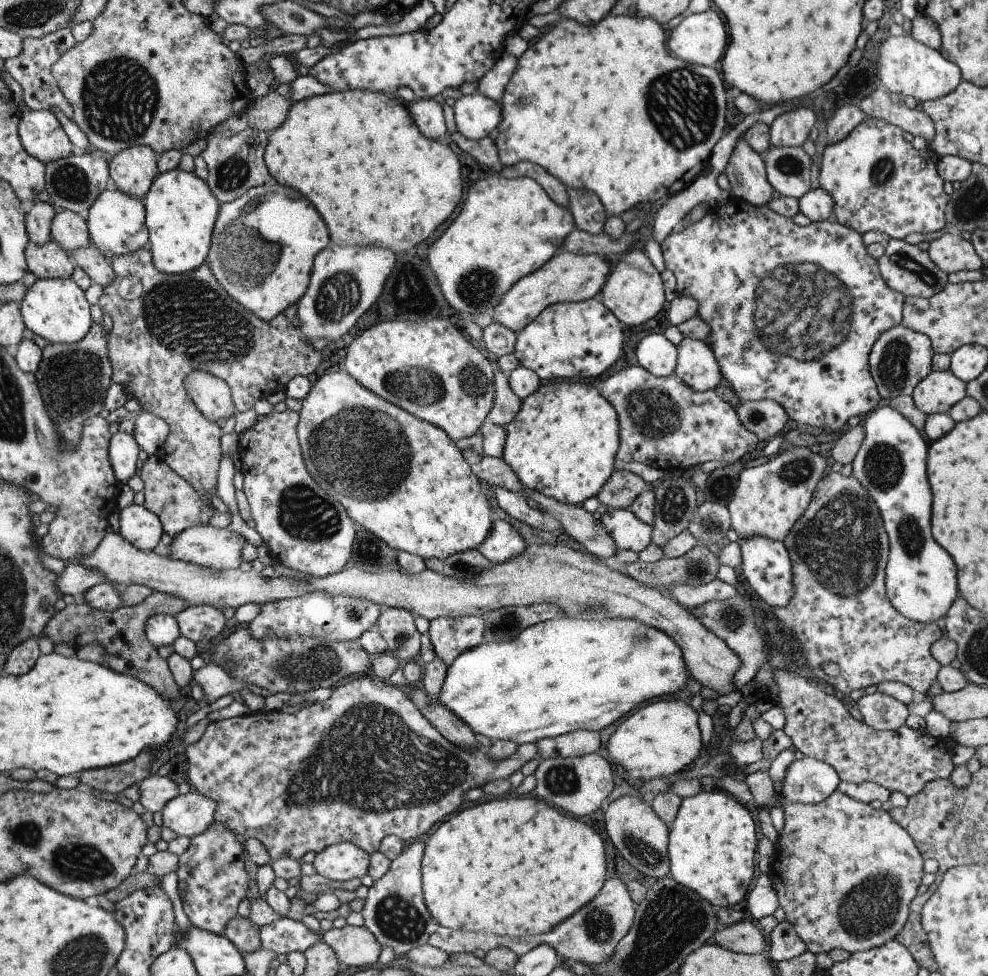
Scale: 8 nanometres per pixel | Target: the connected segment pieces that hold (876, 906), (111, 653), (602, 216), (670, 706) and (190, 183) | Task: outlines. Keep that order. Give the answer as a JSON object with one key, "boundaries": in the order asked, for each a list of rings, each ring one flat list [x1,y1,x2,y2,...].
{"boundaries":[[[840,790,834,791,826,800,814,804,790,803,783,808,784,811,784,828,779,832,777,842,775,843,772,854,772,865,770,866,770,878,773,881,773,887,778,897,780,908,786,914,788,921,798,936,805,942,807,950,815,955,819,952,829,953,833,948,842,948,850,953,858,951,867,951,896,938,897,934,906,924,909,915,909,906,914,897,918,894,918,886,924,876,923,861,924,858,918,850,914,839,896,822,891,814,882,809,874,809,870,803,860,802,856,796,848,796]],[[152,593,144,602,136,606,122,606,113,611,100,611,89,607,84,601,77,601,57,612,42,635,47,635,54,646,65,642,76,650,85,644,98,641,107,652,107,660,104,664,120,674,133,676,153,687,167,701,176,701,180,698,180,687,170,672,167,660,158,655,157,648,146,638,145,626,150,615,162,613,176,616,188,607,190,604,187,604,184,599,168,593]],[[567,186,566,192,568,193,569,208,574,217,574,223,579,230,586,231,590,234,598,234,603,231,603,226,608,218,605,207,603,206,601,199,592,191,592,204,588,206,582,206,579,203,578,194,582,188,576,188]],[[660,699,660,702,652,702,630,714,616,728,607,742,608,754,637,782,675,775,692,764,702,750,697,713,684,701]],[[180,167,158,175,148,194,143,198,146,205,146,226,150,231,150,251,159,271,166,274,182,274,198,268,206,262,210,250,212,228,219,216,218,201,207,182,200,180,194,171]]]}

